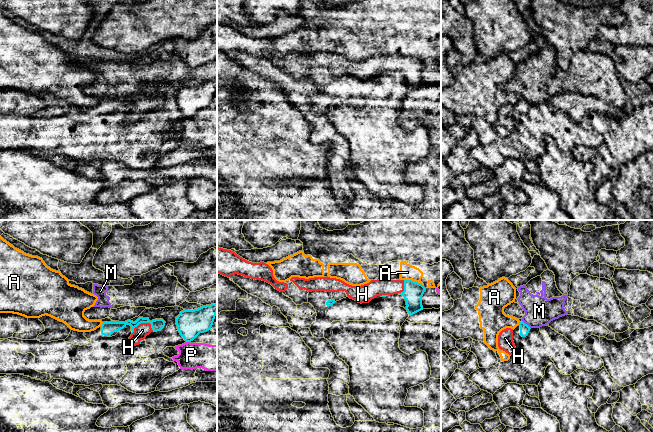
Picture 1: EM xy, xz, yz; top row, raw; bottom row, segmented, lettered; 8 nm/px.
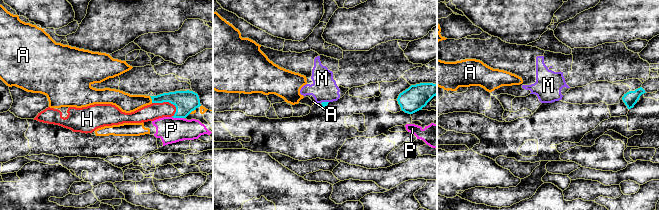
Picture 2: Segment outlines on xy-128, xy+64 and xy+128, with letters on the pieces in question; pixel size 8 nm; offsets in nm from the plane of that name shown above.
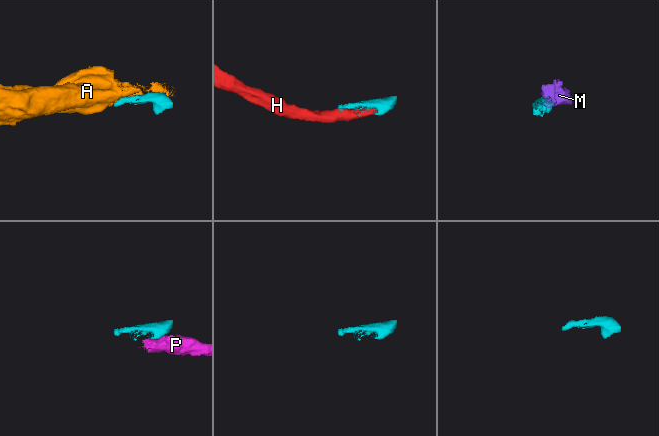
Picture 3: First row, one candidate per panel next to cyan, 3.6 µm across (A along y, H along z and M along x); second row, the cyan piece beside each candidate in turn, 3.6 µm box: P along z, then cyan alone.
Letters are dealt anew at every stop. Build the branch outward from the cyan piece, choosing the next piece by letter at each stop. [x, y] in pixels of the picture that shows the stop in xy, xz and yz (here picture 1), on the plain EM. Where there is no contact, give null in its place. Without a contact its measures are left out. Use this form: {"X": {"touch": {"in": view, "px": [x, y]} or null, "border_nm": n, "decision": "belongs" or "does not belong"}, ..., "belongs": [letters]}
{"A": {"touch": {"in": "xz", "px": [414, 57]}, "border_nm": 170, "decision": "does not belong"}, "H": {"touch": {"in": "xy", "px": [138, 100]}, "border_nm": 160, "decision": "belongs"}, "M": {"touch": {"in": "yz", "px": [527, 101]}, "border_nm": 90, "decision": "does not belong"}, "P": {"touch": {"in": "xy", "px": [188, 117]}, "border_nm": 30, "decision": "does not belong"}, "belongs": ["H"]}

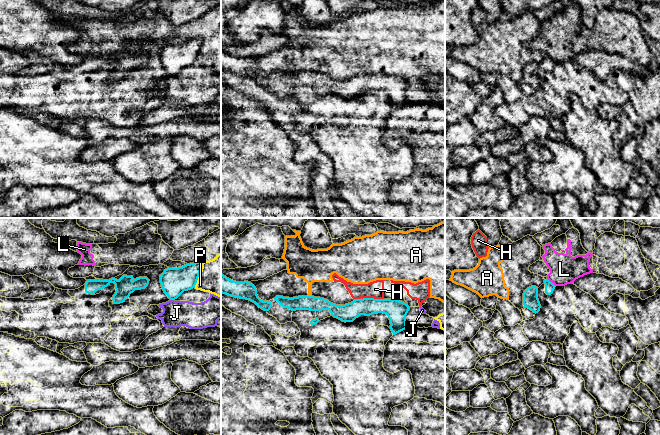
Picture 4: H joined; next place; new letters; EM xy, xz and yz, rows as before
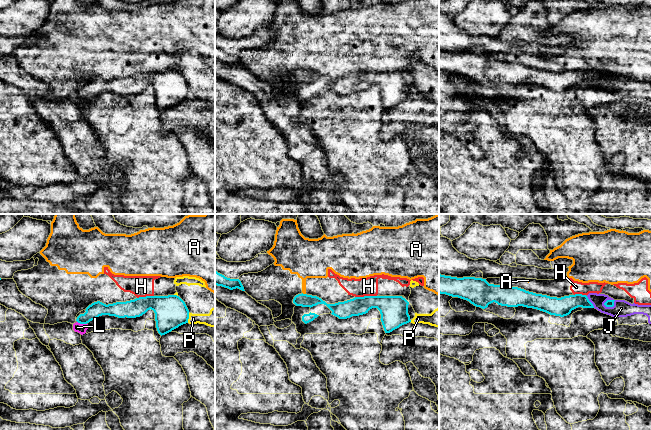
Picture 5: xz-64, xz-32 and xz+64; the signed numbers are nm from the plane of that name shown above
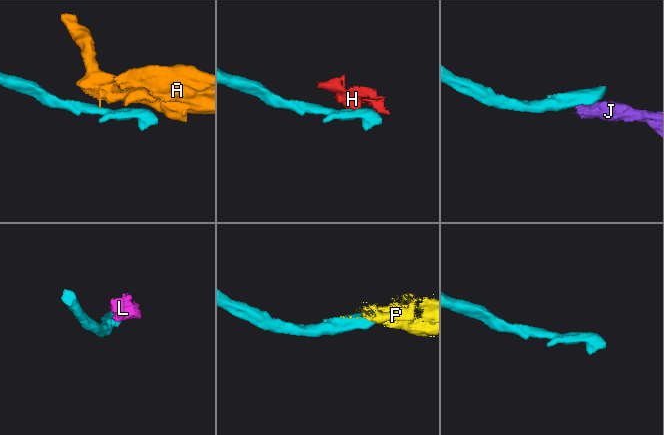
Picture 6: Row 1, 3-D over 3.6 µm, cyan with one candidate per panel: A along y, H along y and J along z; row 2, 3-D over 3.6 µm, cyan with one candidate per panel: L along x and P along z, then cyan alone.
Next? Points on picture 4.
{"A": {"touch": {"in": "xz", "px": [310, 72]}, "border_nm": 30, "decision": "does not belong"}, "H": {"touch": {"in": "xz", "px": [369, 74]}, "border_nm": 240, "decision": "does not belong"}, "J": {"touch": {"in": "xy", "px": [172, 75]}, "border_nm": 30, "decision": "does not belong"}, "L": {"touch": {"in": "yz", "px": [552, 59]}, "border_nm": 90, "decision": "does not belong"}, "P": {"touch": {"in": "xy", "px": [198, 51]}, "border_nm": 220, "decision": "does not belong"}, "belongs": []}

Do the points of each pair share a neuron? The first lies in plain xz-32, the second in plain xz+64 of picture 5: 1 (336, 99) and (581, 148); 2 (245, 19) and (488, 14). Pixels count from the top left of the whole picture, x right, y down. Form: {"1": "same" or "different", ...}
{"1": "same", "2": "same"}

